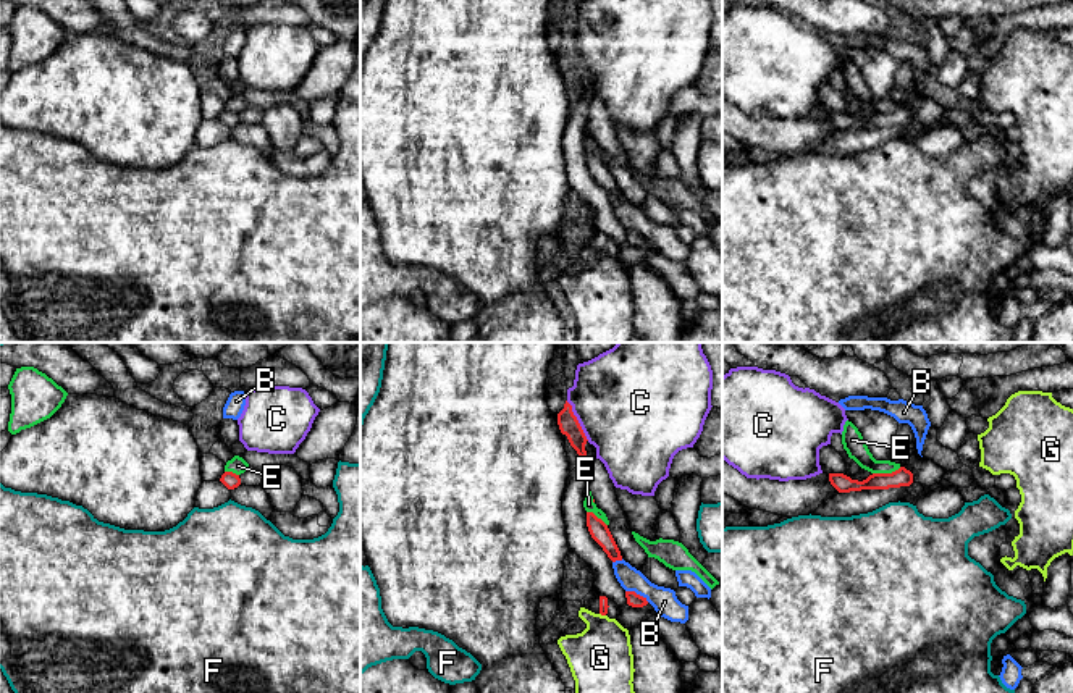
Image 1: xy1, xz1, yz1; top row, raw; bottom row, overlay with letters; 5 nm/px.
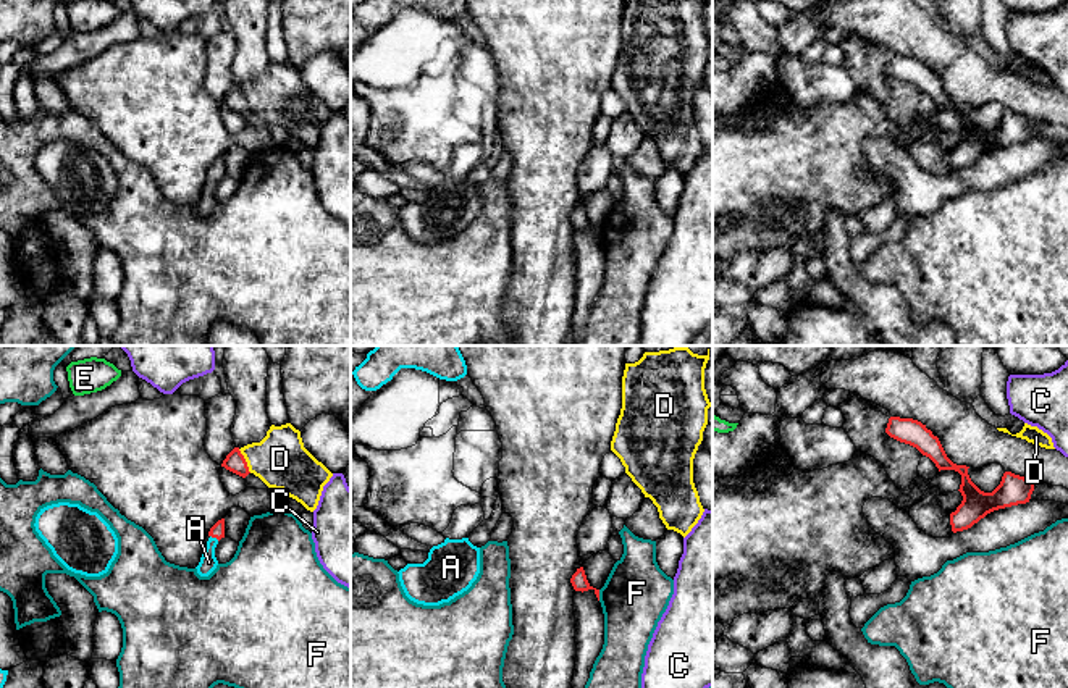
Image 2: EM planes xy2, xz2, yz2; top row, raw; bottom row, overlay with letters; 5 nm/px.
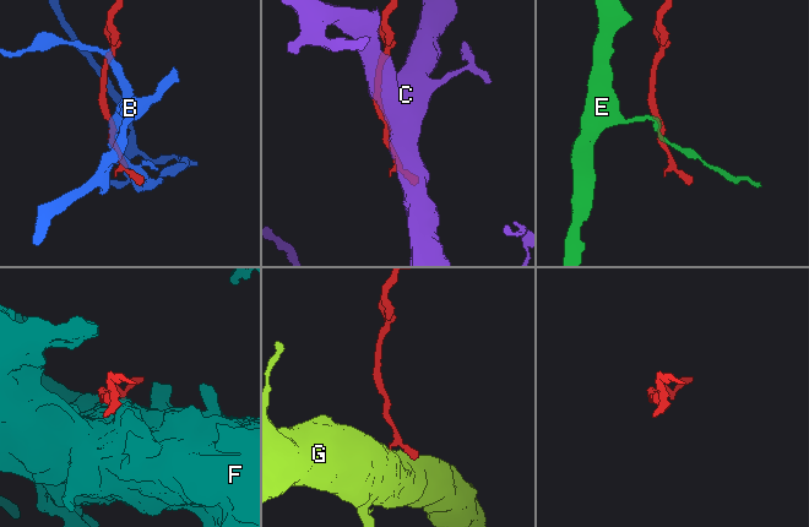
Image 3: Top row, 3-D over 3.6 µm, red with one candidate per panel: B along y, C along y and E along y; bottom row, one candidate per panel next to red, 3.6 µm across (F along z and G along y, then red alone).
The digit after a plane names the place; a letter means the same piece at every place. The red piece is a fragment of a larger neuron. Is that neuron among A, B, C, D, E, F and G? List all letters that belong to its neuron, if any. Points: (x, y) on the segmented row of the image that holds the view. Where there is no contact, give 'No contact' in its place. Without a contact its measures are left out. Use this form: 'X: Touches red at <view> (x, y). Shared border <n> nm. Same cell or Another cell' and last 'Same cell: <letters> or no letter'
A: Touches red at xy2 (215, 536). Shared border 50 nm. Same cell
B: Touches red at xz1 (635, 593). Shared border 130 nm. Another cell
C: Touches red at xz1 (577, 420). Shared border 240 nm. Another cell
D: Touches red at xy2 (244, 461). Shared border 140 nm. Another cell
E: Touches red at yz1 (886, 474). Shared border 150 nm. Another cell
F: Touches red at xz2 (598, 595). Shared border 60 nm. Another cell
G: Touches red at xz1 (603, 614). Shared border 40 nm. Another cell
Same cell: A

